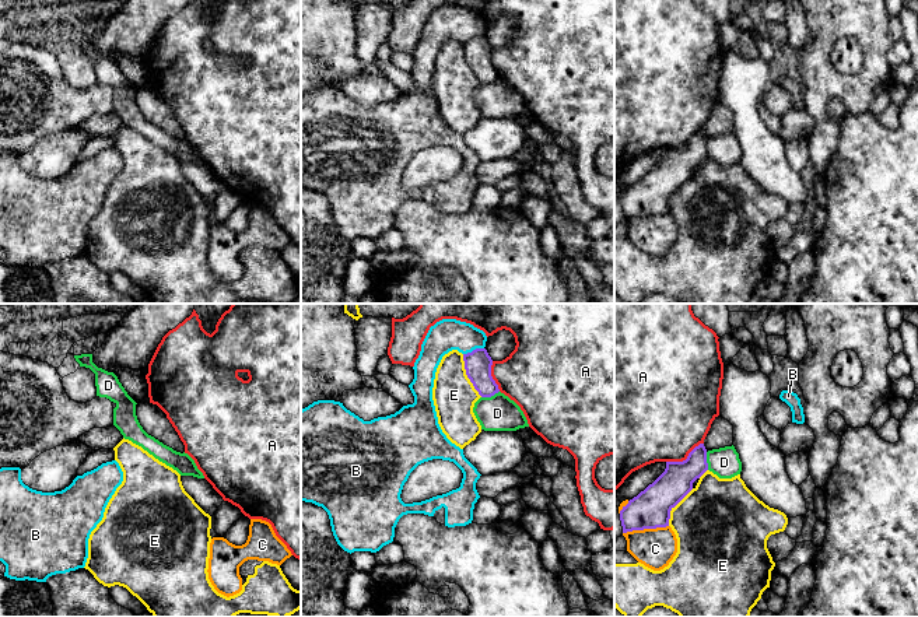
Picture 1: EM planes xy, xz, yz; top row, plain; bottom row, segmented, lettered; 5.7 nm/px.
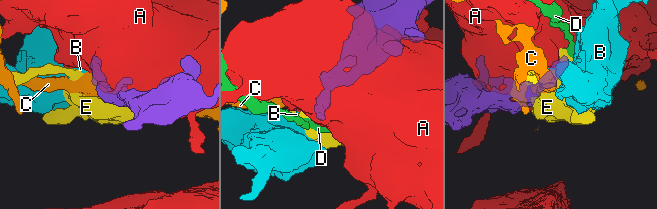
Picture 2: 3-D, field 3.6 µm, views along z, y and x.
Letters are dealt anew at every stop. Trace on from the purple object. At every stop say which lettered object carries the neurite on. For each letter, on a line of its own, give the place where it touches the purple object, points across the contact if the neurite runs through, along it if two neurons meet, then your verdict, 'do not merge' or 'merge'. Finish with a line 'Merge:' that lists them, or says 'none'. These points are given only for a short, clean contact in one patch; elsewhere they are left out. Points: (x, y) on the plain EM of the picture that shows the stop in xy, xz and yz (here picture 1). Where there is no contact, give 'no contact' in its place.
A: yz (686, 146) | do not merge
B: xz (473, 37) | along xz (483, 34), (476, 34), (463, 41) | do not merge
C: yz (645, 214) | along yz (668, 211), (633, 216), (623, 220) | do not merge
D: xz (490, 83) | along xz (498, 77), (482, 84) | do not merge
E: xz (466, 60) | do not merge
Merge: none

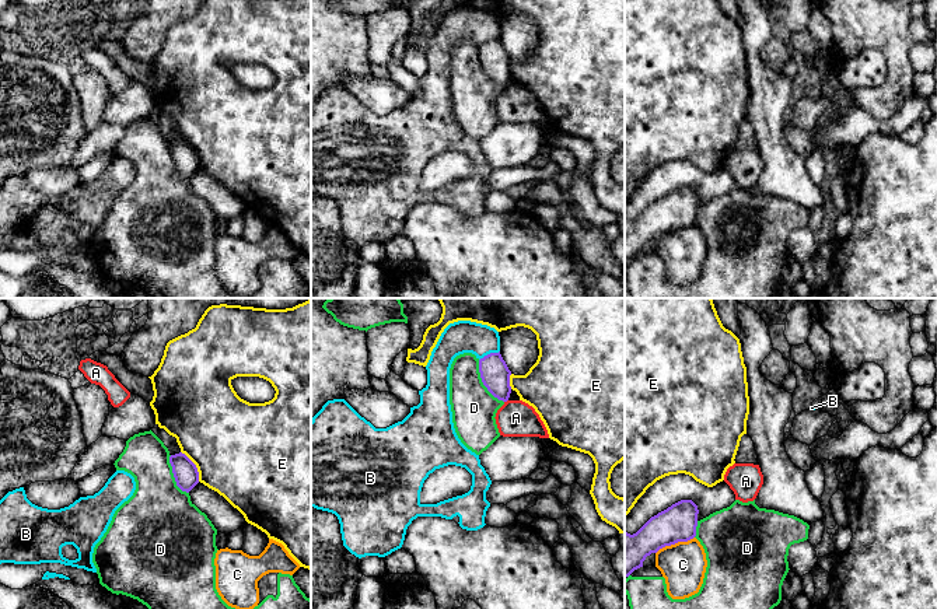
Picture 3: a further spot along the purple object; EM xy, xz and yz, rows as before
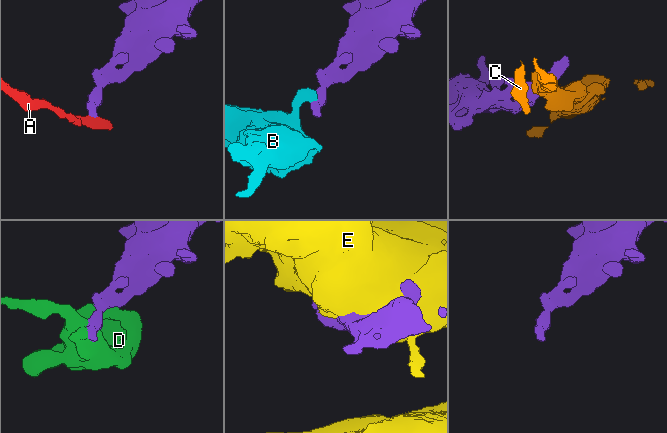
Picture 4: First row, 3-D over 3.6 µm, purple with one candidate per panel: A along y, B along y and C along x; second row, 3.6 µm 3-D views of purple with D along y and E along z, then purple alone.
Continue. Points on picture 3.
A: xz (506, 87) | along xz (507, 86), (504, 88) | do not merge
B: xz (490, 39) | along xz (499, 37), (490, 38), (479, 46) | do not merge
C: yz (674, 230) | along yz (693, 223), (665, 231), (656, 240) | do not merge
D: xz (482, 67) | do not merge
E: xy (195, 153) | do not merge
Merge: none

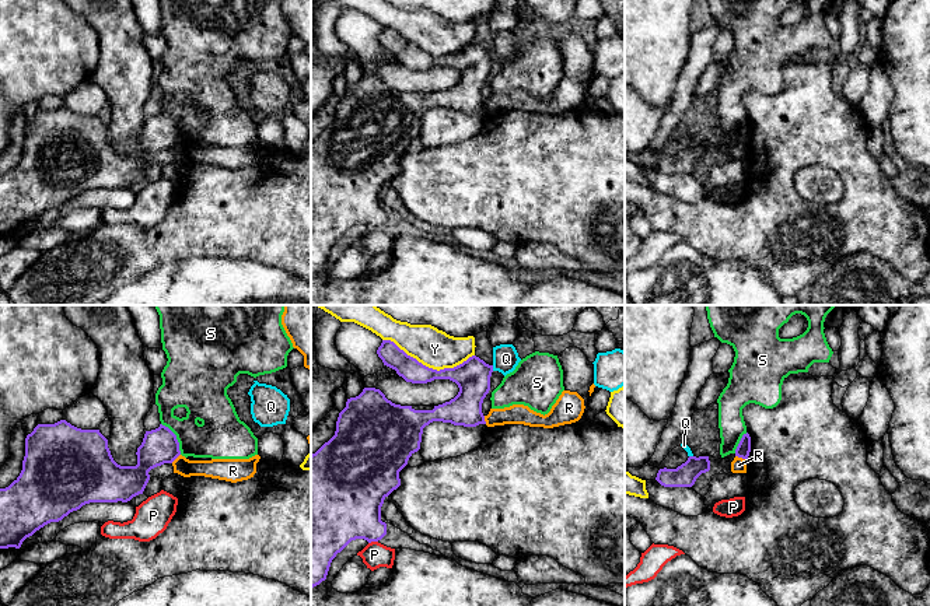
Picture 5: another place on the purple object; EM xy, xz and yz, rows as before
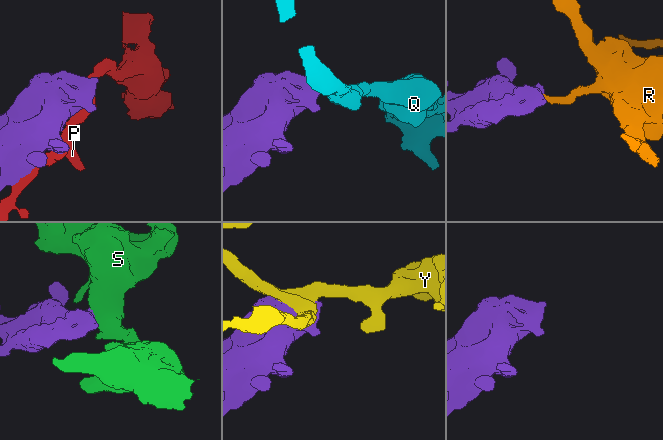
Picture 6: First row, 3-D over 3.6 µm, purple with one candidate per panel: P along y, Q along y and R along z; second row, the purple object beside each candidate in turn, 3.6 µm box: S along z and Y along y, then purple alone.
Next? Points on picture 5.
P: xz (373, 227) | do not merge
Q: xz (492, 55) | across xz (472, 63), (476, 59), (492, 55), (506, 45) | merge
R: yz (741, 143) | along yz (736, 142), (745, 147) | do not merge
S: xy (175, 125) | along xy (161, 109), (175, 122), (181, 140) | do not merge
Y: xz (427, 53) | do not merge
Merge: Q

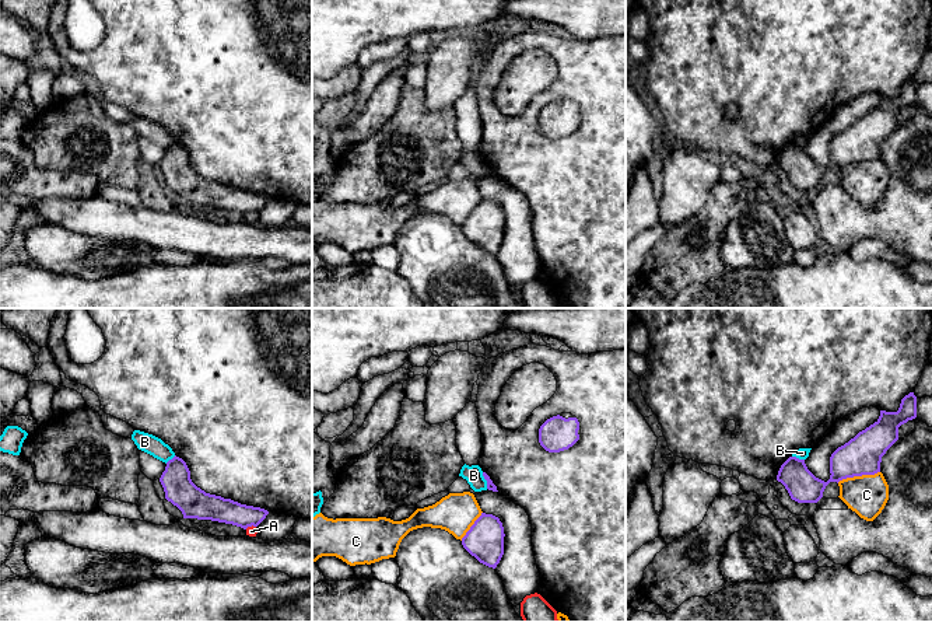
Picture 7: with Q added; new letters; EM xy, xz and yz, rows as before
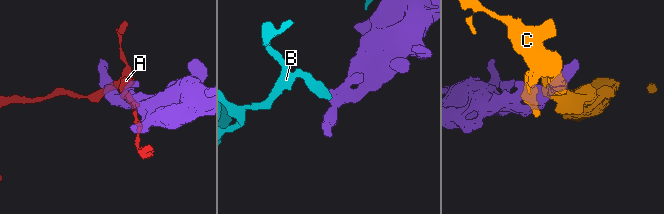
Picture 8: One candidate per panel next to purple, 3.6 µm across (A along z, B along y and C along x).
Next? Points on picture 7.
A: xy (249, 212) | along xy (255, 212), (245, 215) | do not merge
B: xz (486, 166) | do not merge
C: yz (858, 161) | along yz (879, 157), (871, 161), (847, 163), (837, 168) | do not merge
Merge: none

